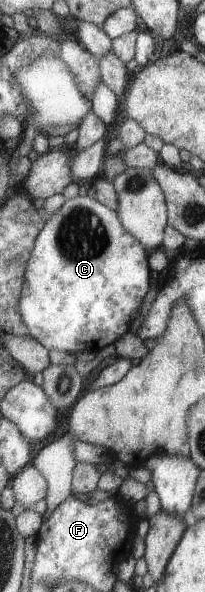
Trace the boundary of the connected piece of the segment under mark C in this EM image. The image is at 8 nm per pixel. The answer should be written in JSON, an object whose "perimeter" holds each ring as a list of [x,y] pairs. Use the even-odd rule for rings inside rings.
{"perimeter":[[[77,196],[67,200],[60,210],[56,211],[53,215],[48,215],[48,219],[48,224],[38,237],[36,248],[30,259],[28,276],[21,300],[23,317],[26,324],[31,328],[30,335],[35,336],[50,350],[60,349],[69,353],[95,351],[97,353],[100,349],[103,349],[103,347],[110,343],[114,343],[124,333],[127,333],[127,329],[131,325],[131,319],[134,319],[133,315],[138,313],[139,305],[141,305],[141,301],[143,301],[143,297],[145,297],[145,293],[149,289],[149,277],[151,277],[149,263],[147,263],[147,251],[145,251],[144,245],[124,228],[117,210],[109,209],[108,206],[103,205],[99,200],[94,200],[89,198],[89,196]]]}

